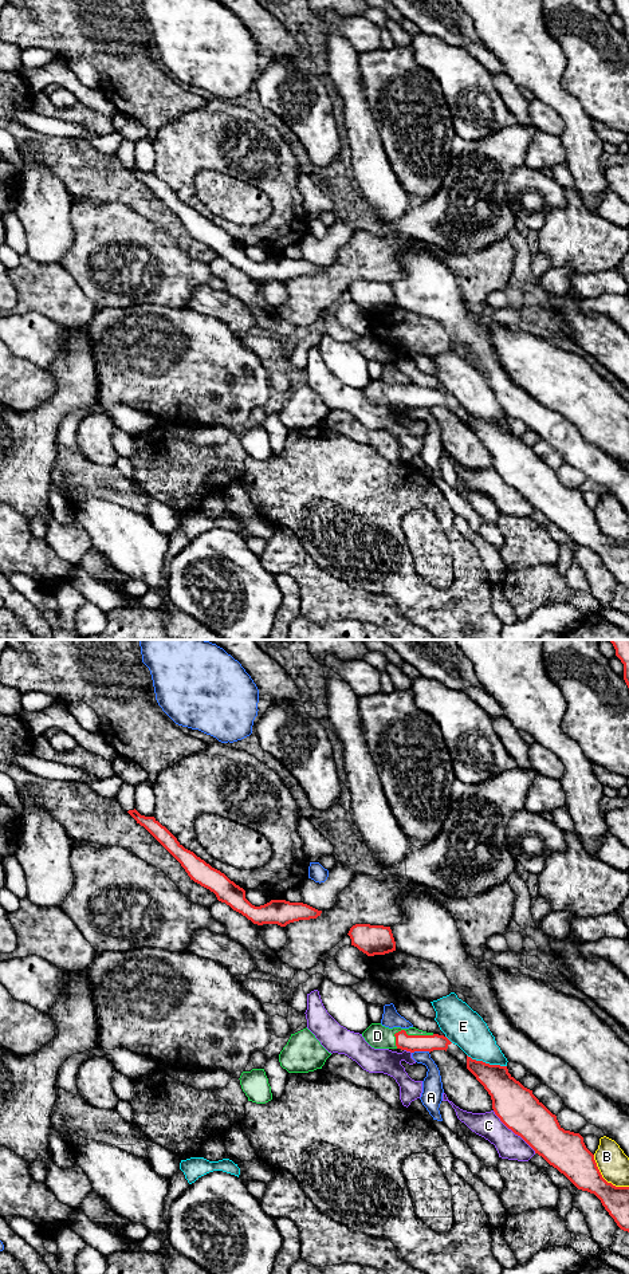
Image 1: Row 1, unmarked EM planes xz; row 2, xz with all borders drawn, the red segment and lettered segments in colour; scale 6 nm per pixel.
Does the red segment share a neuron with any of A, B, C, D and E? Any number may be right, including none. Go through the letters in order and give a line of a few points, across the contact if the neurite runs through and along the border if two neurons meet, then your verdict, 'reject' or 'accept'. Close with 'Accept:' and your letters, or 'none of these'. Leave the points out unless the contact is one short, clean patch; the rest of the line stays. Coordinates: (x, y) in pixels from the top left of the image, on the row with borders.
A: reject
B: reject
C: reject
D: line xz (412, 1044), (407, 1034), (401, 1030), (377, 1035); accept
E: reject
Accept: D

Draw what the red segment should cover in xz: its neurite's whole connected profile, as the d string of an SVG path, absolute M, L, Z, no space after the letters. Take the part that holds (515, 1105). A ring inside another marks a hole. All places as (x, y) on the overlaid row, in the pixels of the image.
M467 1055L467 1069L484 1086L500 1121L520 1136L550 1165L578 1190L594 1194L614 1219L629 1232L629 1187L608 1183L579 1133L565 1131L534 1094L510 1073L507 1066L490 1065Z

